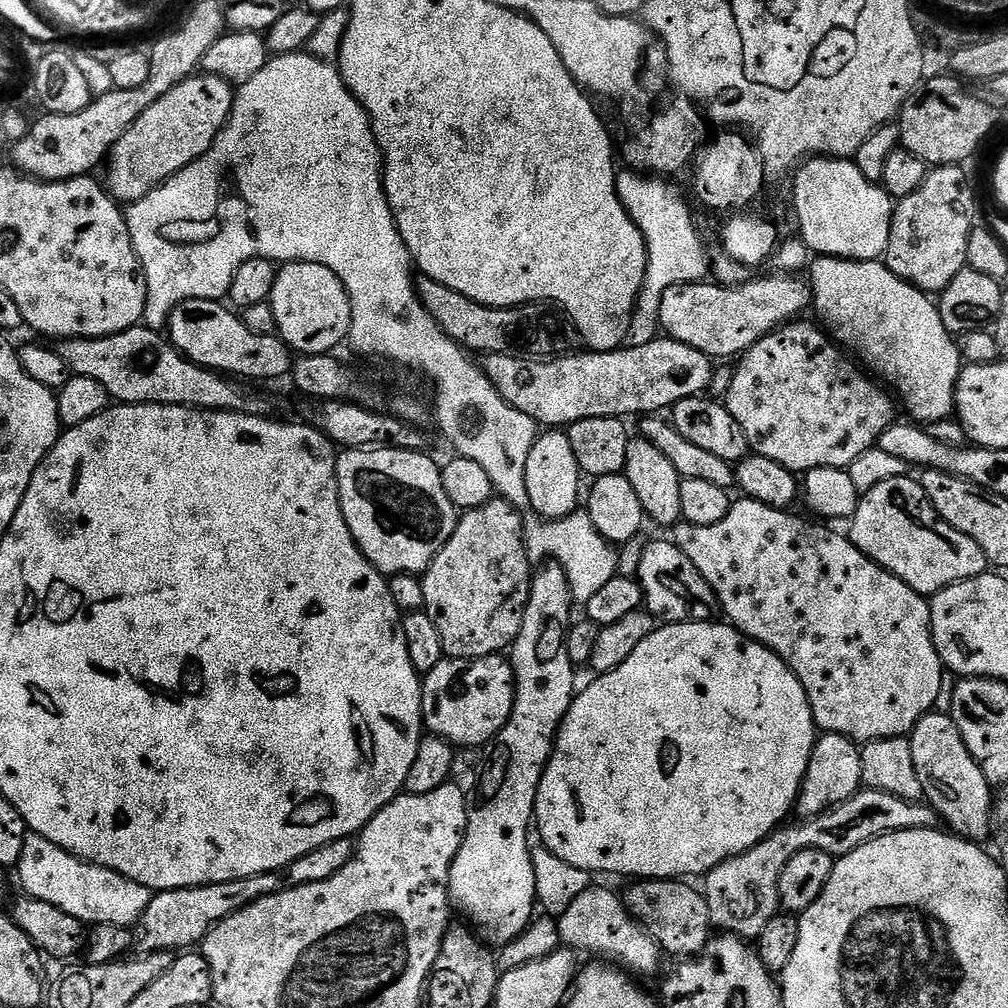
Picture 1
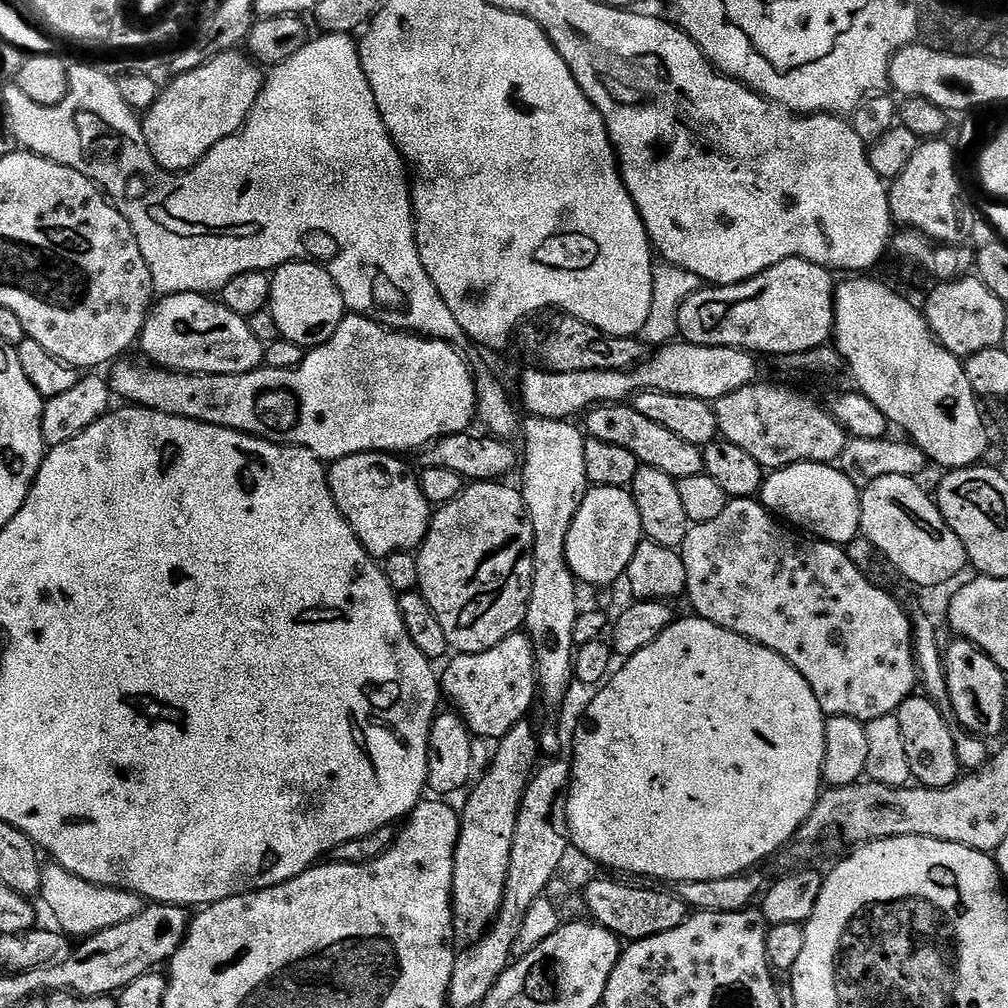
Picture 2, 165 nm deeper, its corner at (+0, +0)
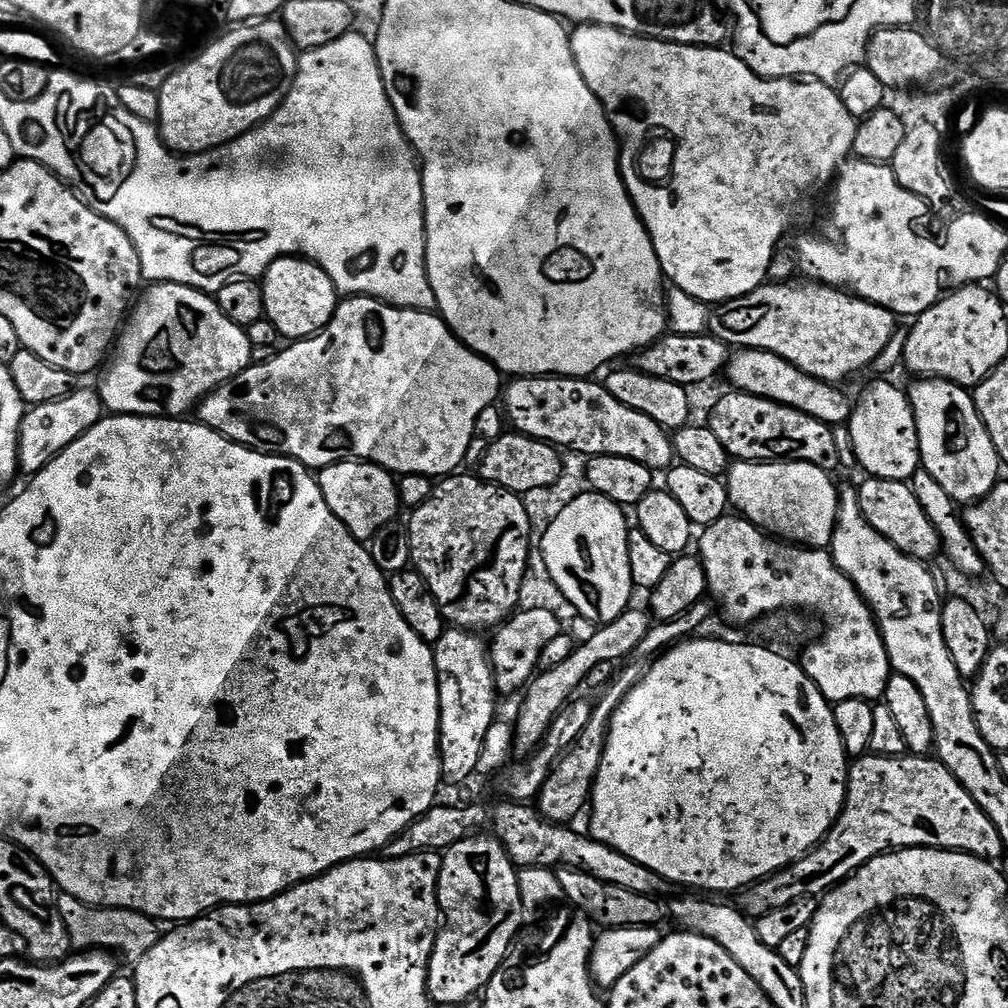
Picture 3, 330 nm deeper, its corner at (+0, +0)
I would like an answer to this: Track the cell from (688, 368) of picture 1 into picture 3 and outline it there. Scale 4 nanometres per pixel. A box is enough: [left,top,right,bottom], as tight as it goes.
[726,348,853,426]

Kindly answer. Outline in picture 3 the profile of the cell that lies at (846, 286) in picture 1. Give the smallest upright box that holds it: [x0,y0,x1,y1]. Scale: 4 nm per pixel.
[907,378,1001,506]

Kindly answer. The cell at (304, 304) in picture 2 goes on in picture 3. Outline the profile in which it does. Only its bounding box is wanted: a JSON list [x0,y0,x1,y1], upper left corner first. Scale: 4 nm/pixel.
[262,256,338,341]

